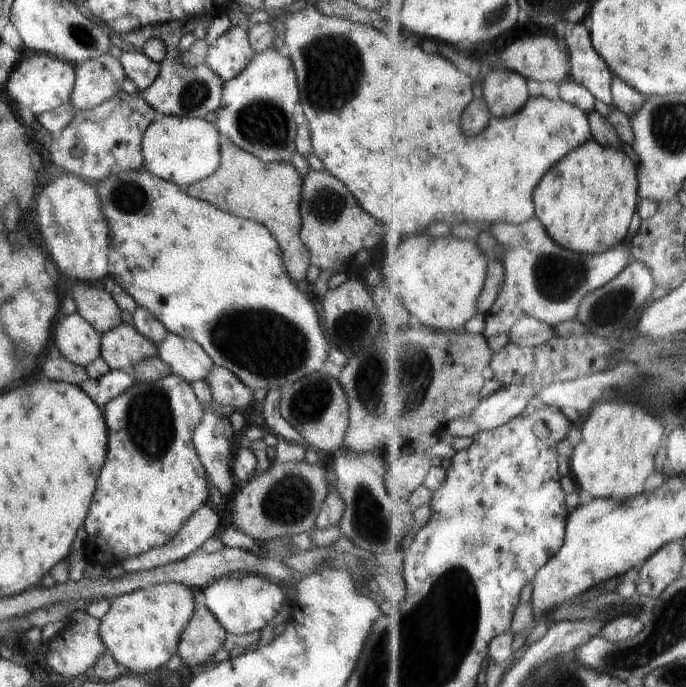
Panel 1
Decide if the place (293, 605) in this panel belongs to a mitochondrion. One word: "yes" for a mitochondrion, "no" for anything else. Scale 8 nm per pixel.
no

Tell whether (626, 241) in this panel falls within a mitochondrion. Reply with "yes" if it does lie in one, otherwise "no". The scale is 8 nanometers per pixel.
no

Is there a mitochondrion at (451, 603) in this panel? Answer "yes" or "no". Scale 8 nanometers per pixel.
yes

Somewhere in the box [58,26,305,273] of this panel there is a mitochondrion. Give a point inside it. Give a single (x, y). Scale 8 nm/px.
(264, 123)

